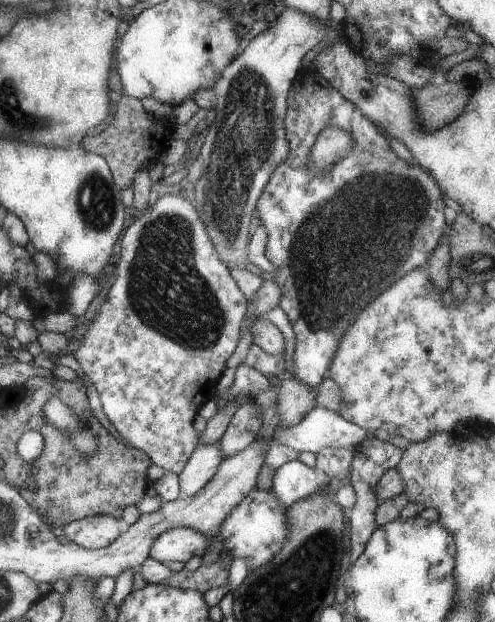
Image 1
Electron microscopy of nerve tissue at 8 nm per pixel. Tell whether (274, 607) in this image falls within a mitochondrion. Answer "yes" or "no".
yes

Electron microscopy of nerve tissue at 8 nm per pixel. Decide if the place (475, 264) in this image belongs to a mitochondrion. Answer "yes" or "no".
yes

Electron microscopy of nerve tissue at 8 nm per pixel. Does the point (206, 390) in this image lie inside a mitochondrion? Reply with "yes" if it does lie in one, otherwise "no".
no

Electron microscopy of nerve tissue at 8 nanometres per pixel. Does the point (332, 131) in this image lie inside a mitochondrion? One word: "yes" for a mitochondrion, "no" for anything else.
no

